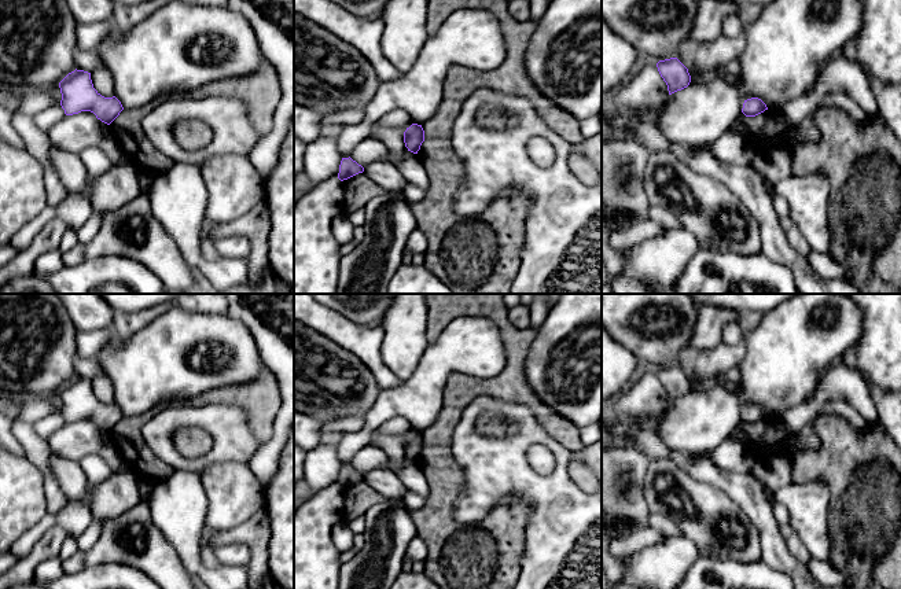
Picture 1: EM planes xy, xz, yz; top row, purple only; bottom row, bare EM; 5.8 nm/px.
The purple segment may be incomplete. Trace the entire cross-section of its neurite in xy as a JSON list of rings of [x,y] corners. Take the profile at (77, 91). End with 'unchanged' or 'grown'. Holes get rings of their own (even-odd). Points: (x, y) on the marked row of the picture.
[[[74,70],[59,82],[62,100],[60,106],[66,115],[91,111],[98,119],[110,125],[124,110],[121,102],[102,96],[92,84],[91,73]]]; unchanged

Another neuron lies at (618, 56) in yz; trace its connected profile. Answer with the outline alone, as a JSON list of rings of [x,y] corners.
[[[602,18],[602,99],[626,81],[637,58],[636,49]]]

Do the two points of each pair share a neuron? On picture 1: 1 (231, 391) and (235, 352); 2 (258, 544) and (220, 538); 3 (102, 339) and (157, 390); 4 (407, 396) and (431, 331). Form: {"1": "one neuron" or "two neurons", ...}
{"1": "two neurons", "2": "one neuron", "3": "two neurons", "4": "two neurons"}

